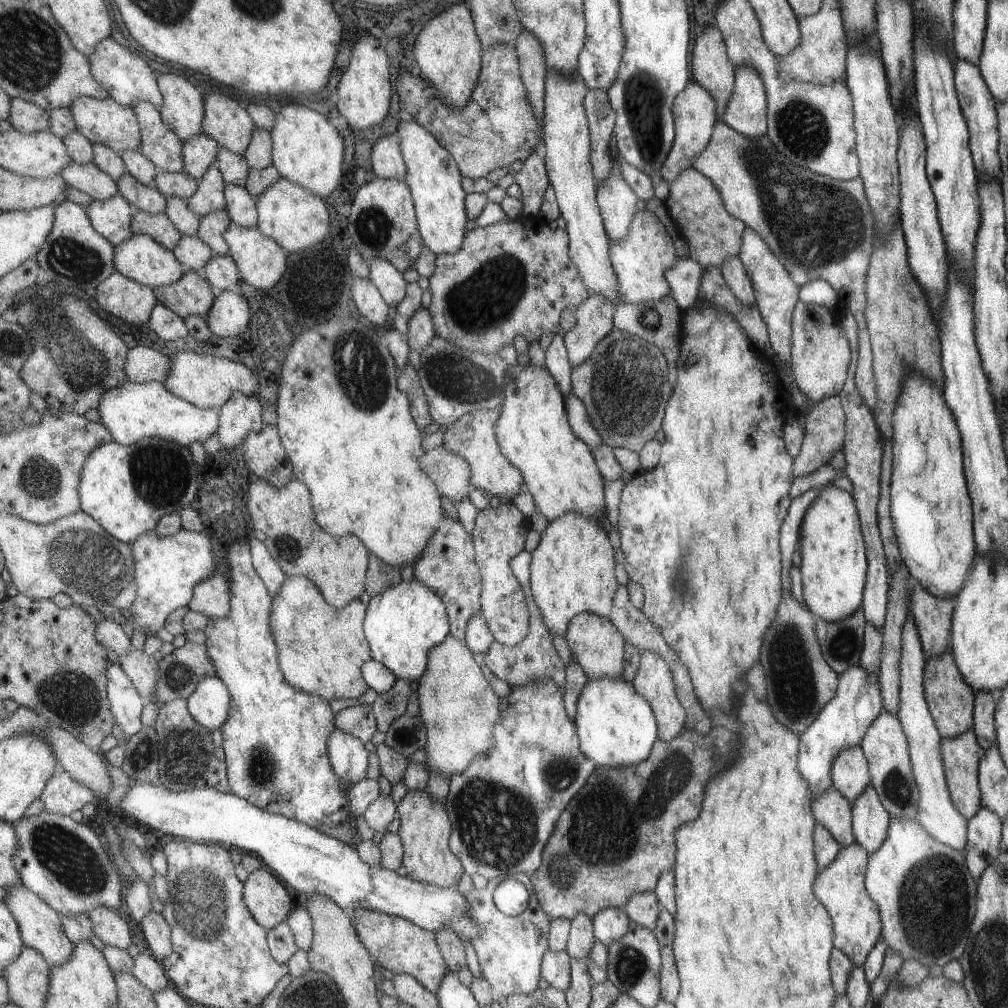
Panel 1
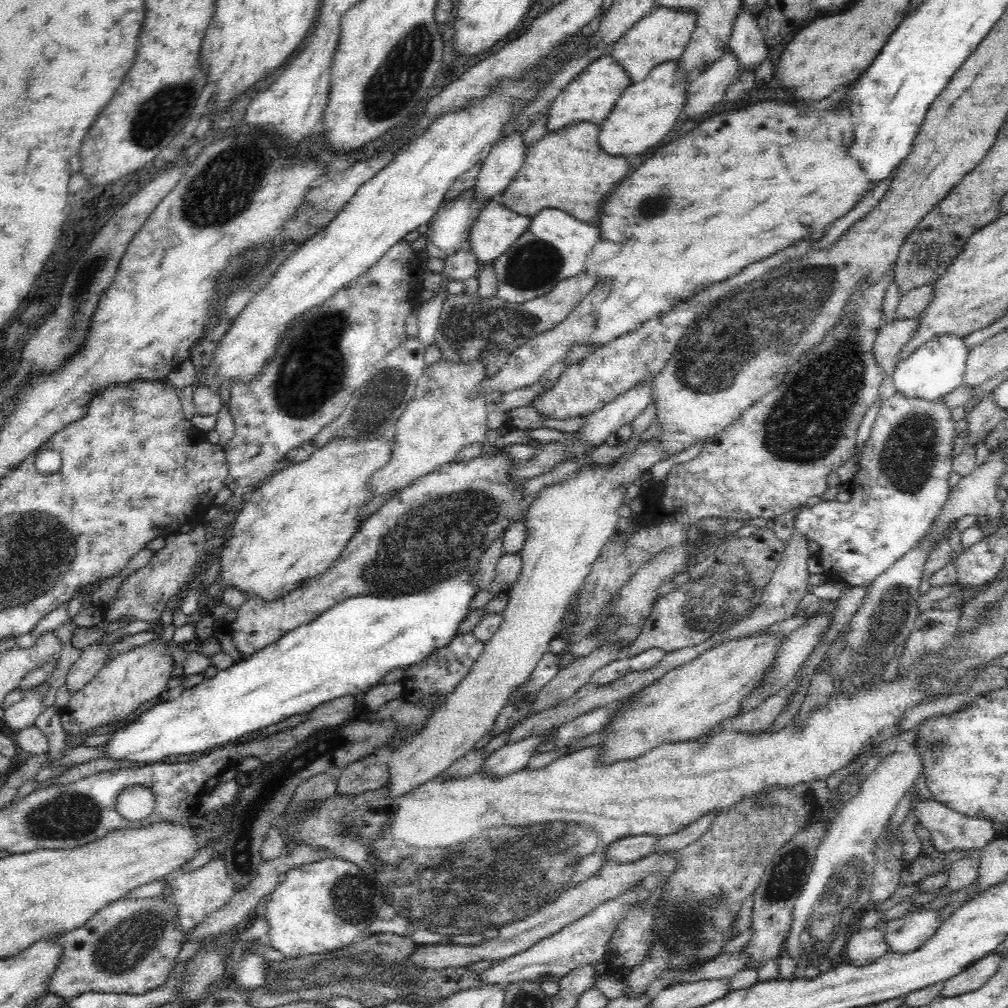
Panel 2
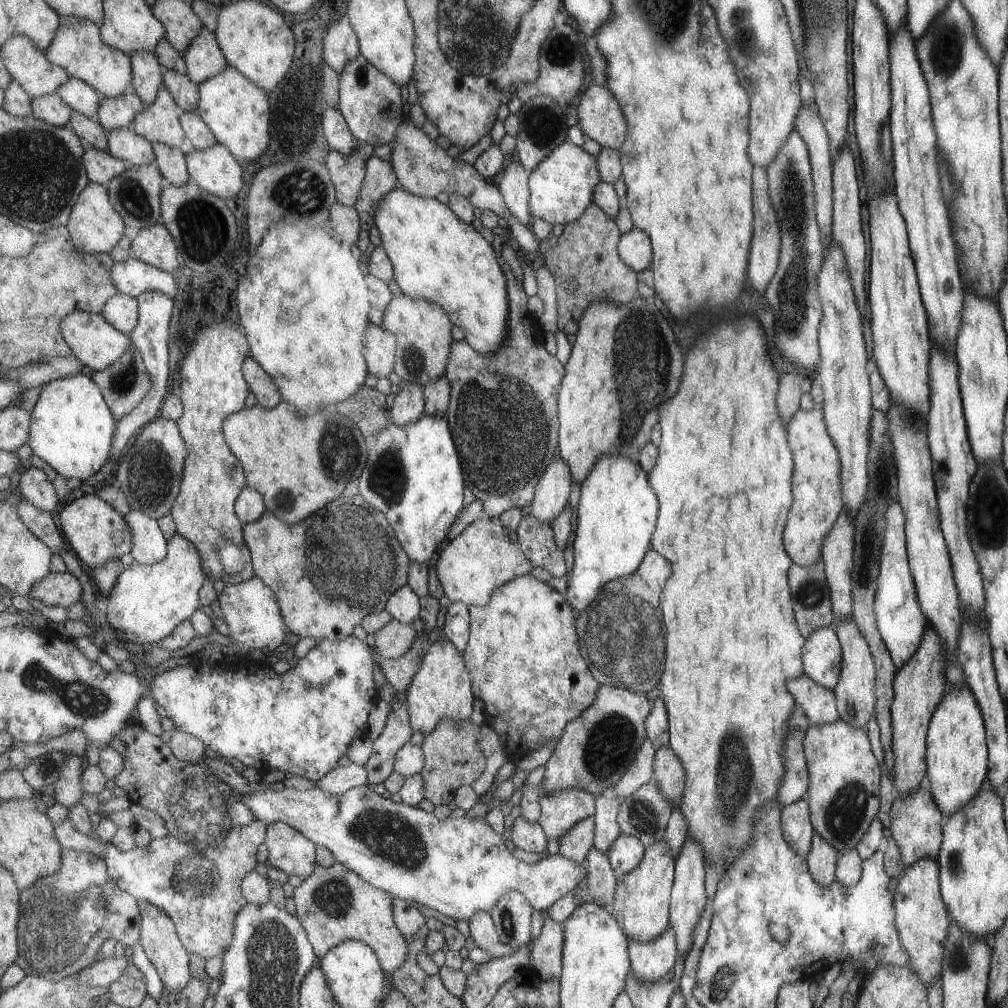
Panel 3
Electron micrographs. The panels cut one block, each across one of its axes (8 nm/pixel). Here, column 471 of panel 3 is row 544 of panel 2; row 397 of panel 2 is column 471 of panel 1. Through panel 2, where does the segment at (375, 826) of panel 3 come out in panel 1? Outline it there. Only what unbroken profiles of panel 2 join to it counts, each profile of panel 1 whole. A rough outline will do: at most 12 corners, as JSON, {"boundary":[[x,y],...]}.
{"boundary":[[530,877],[521,914],[495,908],[500,881],[465,893],[470,943],[494,995],[529,994],[542,975],[549,920]]}

